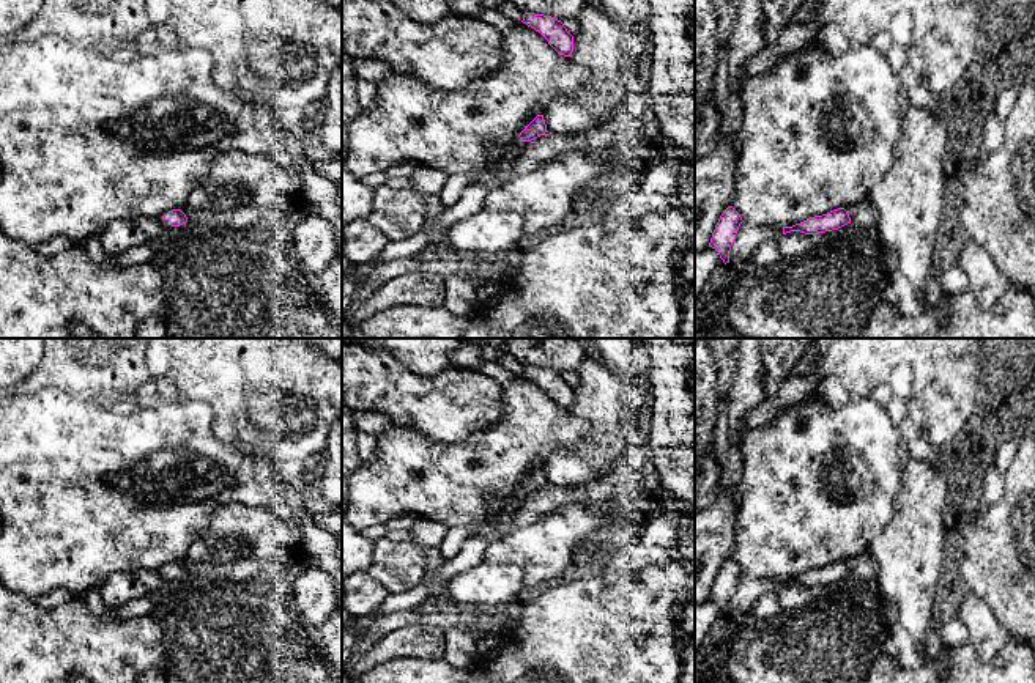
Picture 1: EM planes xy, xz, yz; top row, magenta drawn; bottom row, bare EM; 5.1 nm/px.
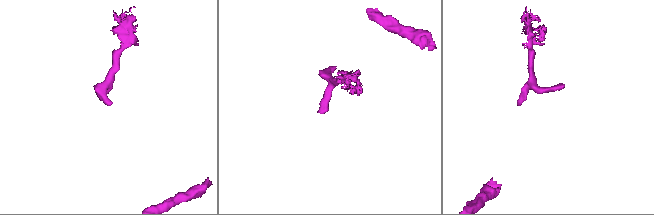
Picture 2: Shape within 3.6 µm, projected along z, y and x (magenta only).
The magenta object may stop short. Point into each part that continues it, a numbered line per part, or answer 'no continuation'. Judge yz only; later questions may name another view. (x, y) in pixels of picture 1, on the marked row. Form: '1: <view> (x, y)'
no continuation

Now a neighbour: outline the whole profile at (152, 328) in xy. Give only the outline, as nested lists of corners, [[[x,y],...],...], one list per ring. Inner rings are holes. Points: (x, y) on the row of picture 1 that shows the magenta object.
[[[162,313],[142,319],[135,329],[135,338],[169,338]]]

